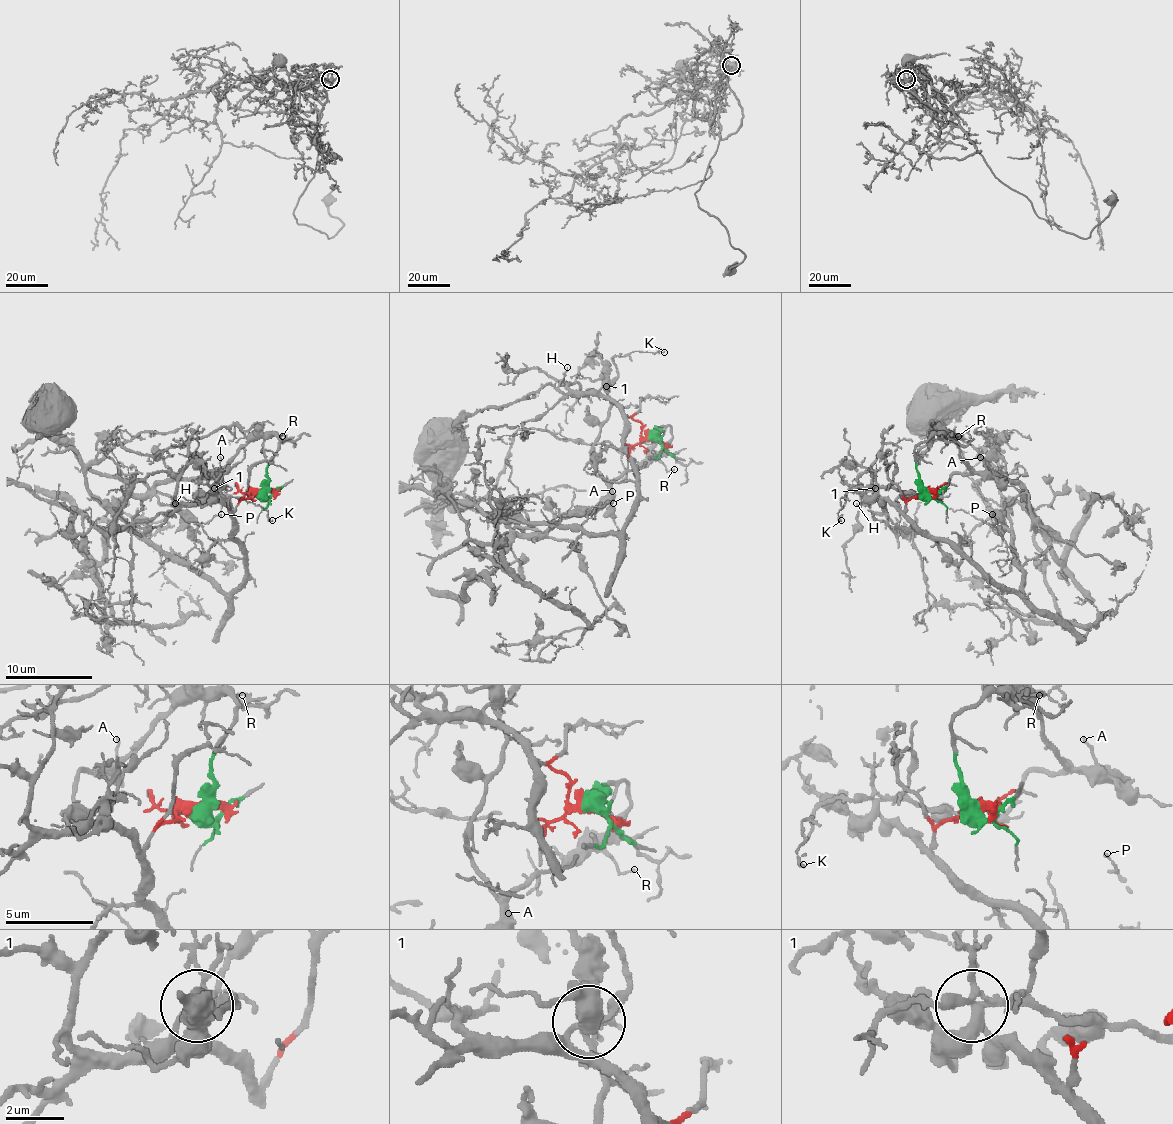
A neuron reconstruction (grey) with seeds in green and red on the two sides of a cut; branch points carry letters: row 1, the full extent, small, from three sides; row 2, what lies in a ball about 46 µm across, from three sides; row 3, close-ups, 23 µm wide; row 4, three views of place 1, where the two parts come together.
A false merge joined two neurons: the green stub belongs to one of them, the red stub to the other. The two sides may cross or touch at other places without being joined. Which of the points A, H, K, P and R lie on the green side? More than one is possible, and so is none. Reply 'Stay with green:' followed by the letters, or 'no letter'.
Stay with green: A, P, R

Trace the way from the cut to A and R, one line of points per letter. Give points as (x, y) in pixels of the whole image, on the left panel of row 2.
A: (258, 492), (263, 487), (267, 463), (280, 442), (274, 435), (254, 435), (219, 472), (219, 457)
R: (258, 492), (263, 487), (267, 463), (280, 442), (274, 435), (269, 437), (282, 435)

